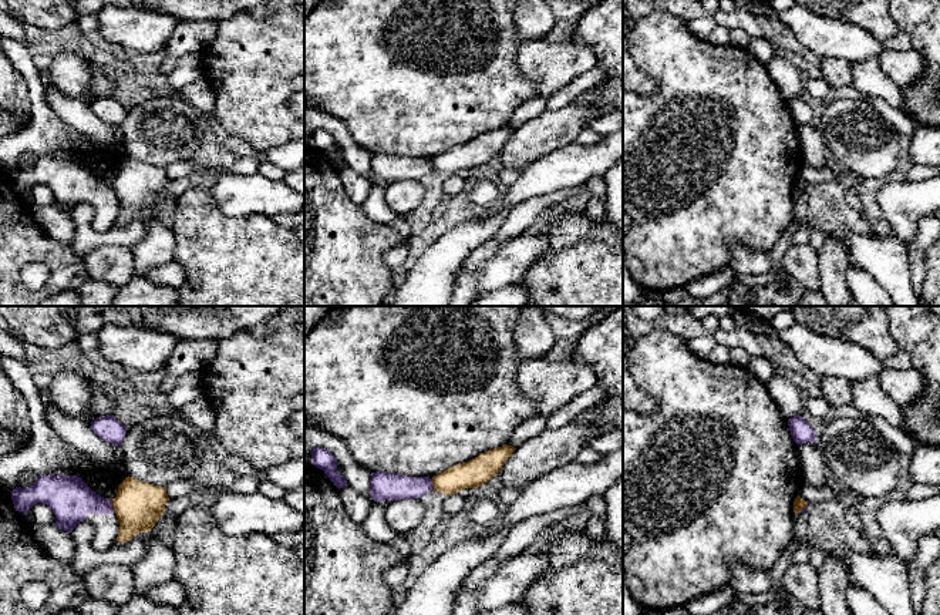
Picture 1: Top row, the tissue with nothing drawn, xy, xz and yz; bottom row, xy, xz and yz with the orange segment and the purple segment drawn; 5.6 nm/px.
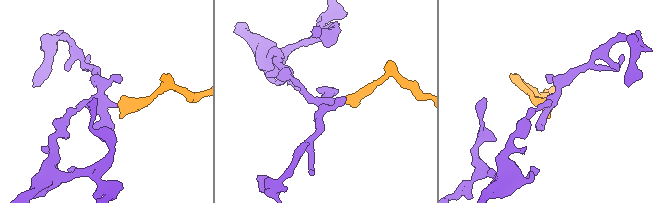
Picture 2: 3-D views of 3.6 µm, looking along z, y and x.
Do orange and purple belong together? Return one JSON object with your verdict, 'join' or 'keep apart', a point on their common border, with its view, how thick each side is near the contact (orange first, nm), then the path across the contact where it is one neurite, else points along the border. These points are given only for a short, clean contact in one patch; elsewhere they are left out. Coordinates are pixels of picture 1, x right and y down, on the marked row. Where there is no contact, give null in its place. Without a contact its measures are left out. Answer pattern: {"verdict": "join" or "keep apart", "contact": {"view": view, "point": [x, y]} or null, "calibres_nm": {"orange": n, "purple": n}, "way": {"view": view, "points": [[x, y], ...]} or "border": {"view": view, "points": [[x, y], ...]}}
{"verdict": "keep apart", "contact": {"view": "xy", "point": [113, 506]}, "calibres_nm": {"orange": 280, "purple": 240}, "border": {"view": "xy", "points": [[110, 501], [115, 511]]}}

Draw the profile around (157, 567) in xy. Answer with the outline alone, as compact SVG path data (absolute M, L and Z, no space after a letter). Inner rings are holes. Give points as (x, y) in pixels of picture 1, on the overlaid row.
M152 535L145 555L132 565L132 569L135 575L135 594L145 596L148 591L173 579L173 551L164 545L156 535Z

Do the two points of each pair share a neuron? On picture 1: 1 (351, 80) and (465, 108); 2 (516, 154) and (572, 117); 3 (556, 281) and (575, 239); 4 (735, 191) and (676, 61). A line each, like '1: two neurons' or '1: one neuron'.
1: one neuron
2: one neuron
3: one neuron
4: one neuron

